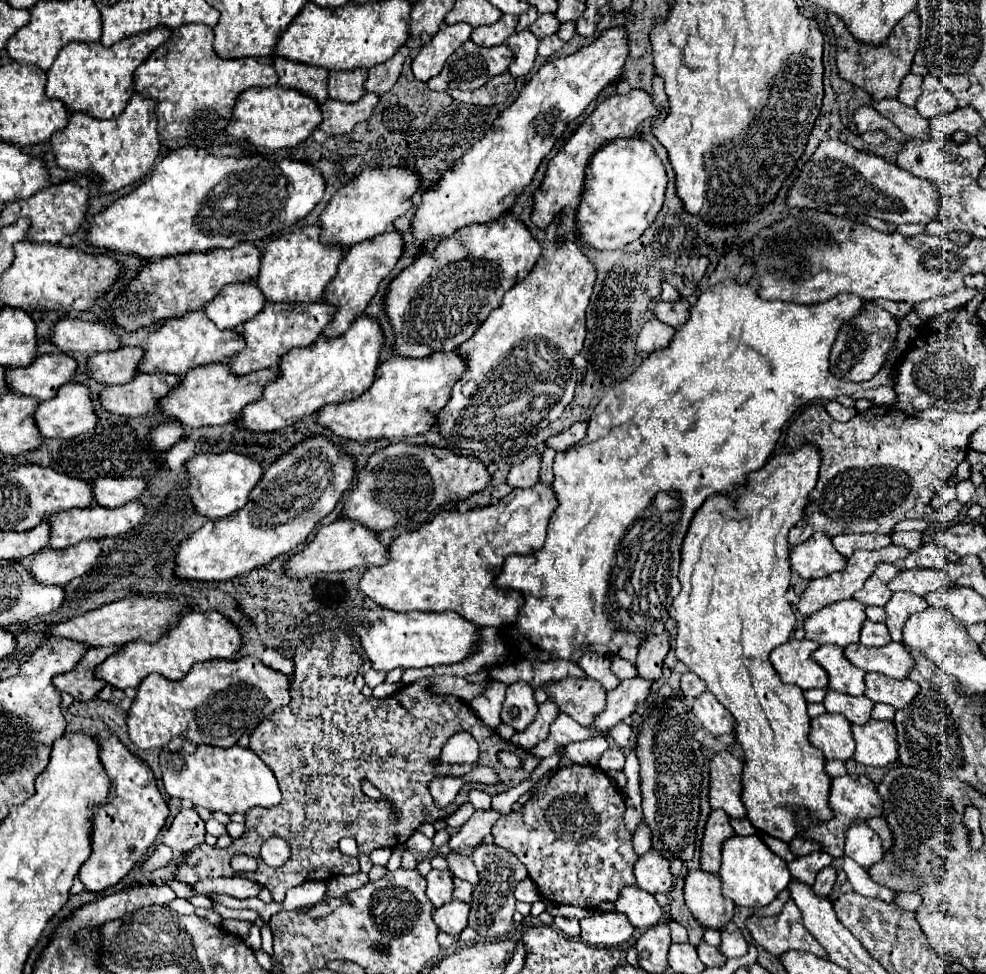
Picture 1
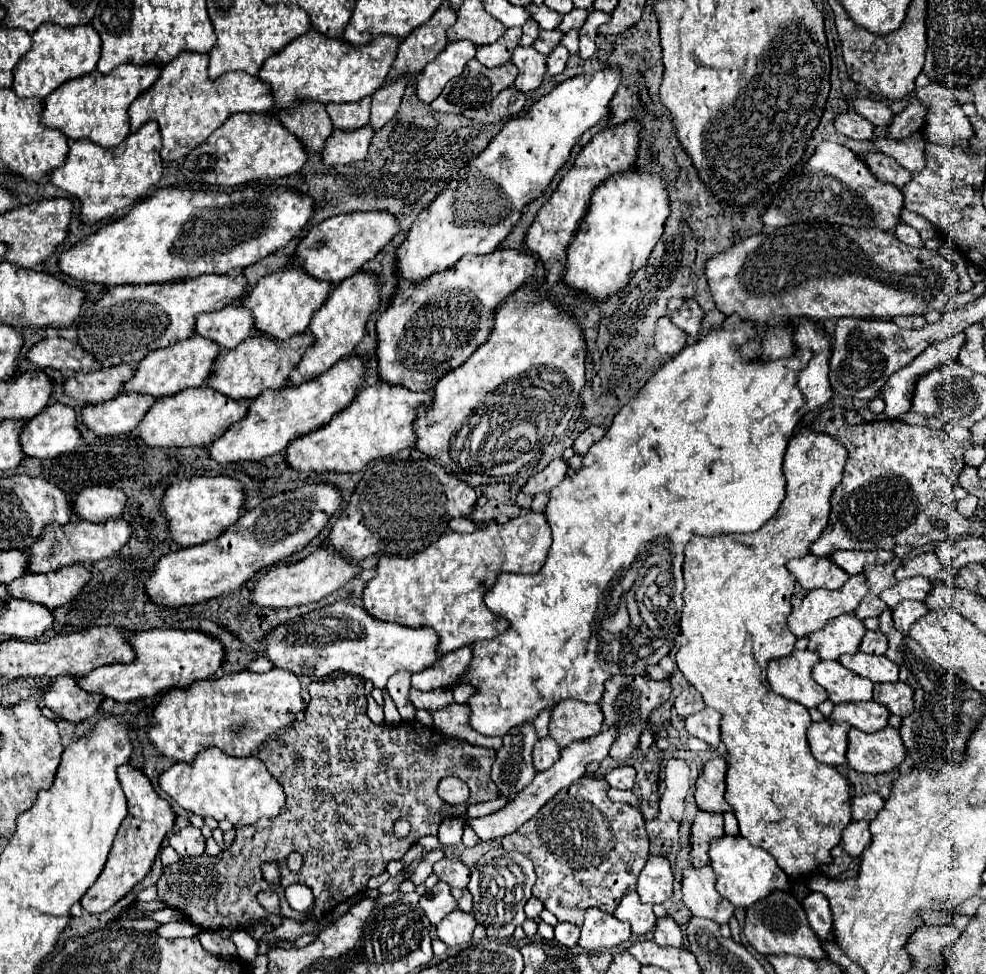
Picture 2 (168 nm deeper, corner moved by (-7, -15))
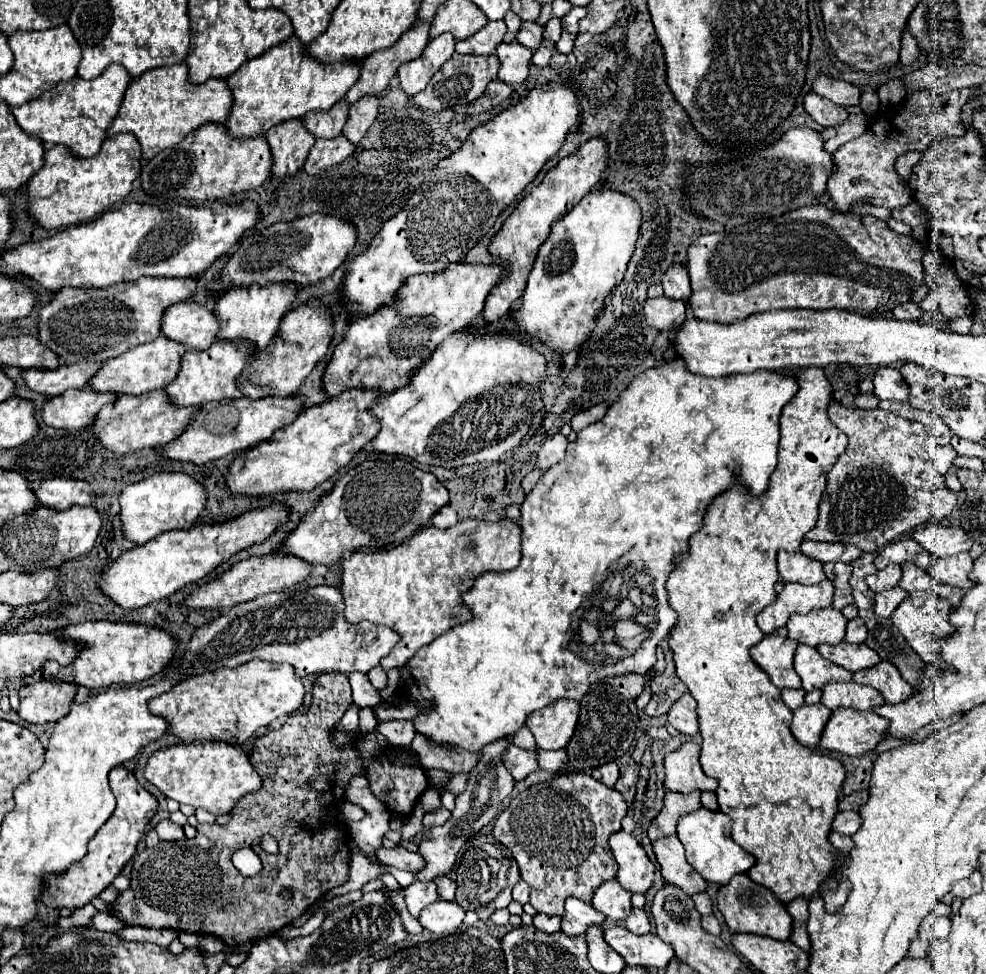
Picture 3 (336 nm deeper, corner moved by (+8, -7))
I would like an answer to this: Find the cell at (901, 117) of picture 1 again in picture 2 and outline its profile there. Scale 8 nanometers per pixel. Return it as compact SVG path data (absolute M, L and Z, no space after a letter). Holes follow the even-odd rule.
M857 97L857 99L853 101L853 109L855 109L861 117L869 119L873 125L883 125L883 127L887 127L887 125L891 125L891 121L893 121L893 111L891 111L885 103L875 101L875 99L869 99L869 97Z

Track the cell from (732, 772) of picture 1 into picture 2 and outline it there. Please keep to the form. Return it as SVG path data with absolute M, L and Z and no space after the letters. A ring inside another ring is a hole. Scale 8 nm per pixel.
M715 757L703 765L695 785L695 803L701 811L731 811L731 805L725 801L725 773L727 763L721 757Z

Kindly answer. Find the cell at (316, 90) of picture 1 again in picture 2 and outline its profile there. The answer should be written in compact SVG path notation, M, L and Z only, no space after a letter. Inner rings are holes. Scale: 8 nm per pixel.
M295 107L295 111L283 111L281 123L289 129L305 147L307 153L321 153L331 131L331 121L327 119L325 107Z

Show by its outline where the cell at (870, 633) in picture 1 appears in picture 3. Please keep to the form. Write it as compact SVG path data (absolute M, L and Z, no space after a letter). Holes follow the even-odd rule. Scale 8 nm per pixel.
M852 619L852 621L848 621L848 627L846 627L846 637L844 637L844 641L848 641L848 643L856 643L856 645L860 645L860 643L864 643L866 641L866 625L864 625L864 621L862 619Z

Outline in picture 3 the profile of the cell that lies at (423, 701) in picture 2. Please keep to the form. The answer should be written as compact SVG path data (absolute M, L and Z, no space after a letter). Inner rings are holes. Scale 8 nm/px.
M380 667L372 669L372 671L368 673L368 679L370 679L370 683L372 683L376 689L386 689L386 687L388 687L386 671L384 671L384 669L380 669Z

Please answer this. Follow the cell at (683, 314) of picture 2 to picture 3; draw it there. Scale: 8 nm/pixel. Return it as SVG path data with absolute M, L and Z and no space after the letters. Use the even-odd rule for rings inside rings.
M682 265L670 267L668 273L662 277L662 287L664 287L664 295L666 295L668 299L688 301L688 299L690 299L688 269L682 267Z

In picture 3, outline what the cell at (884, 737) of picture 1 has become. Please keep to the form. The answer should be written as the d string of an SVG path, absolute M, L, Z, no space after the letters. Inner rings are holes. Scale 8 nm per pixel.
M838 709L832 713L820 745L828 751L862 757L872 753L876 745L888 737L888 719L874 711Z

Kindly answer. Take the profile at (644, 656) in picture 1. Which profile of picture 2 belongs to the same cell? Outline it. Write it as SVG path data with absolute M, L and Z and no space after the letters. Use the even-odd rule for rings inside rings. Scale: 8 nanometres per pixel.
M615 675L611 681L607 681L607 689L601 701L601 711L605 715L605 727L615 727L619 731L617 739L611 745L609 757L615 761L625 761L637 751L639 747L639 737L649 725L649 715L653 709L657 709L661 703L665 703L671 695L671 685L669 679L663 683L647 681L647 683L629 683L627 675Z

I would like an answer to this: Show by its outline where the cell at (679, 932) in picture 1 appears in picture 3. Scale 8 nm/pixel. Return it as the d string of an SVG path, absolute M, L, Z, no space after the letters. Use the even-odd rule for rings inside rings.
M634 909L632 915L626 919L626 927L636 933L636 935L646 935L652 931L652 925L650 925L650 917L644 909Z

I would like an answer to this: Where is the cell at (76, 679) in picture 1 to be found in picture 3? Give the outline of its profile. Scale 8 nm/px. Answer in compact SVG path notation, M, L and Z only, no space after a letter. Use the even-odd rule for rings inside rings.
M40 679L20 687L18 715L28 723L56 723L68 715L74 703L78 685L56 683L54 679Z

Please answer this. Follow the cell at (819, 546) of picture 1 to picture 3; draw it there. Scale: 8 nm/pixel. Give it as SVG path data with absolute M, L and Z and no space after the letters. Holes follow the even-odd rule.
M778 551L778 573L784 583L802 583L802 585L814 585L824 581L822 563L804 557L800 551L786 553Z

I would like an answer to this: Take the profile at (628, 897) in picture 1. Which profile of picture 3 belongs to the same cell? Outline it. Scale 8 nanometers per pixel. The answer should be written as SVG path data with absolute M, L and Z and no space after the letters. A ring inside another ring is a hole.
M616 879L604 881L592 897L592 907L604 913L610 921L622 923L632 913L632 893L626 891Z

